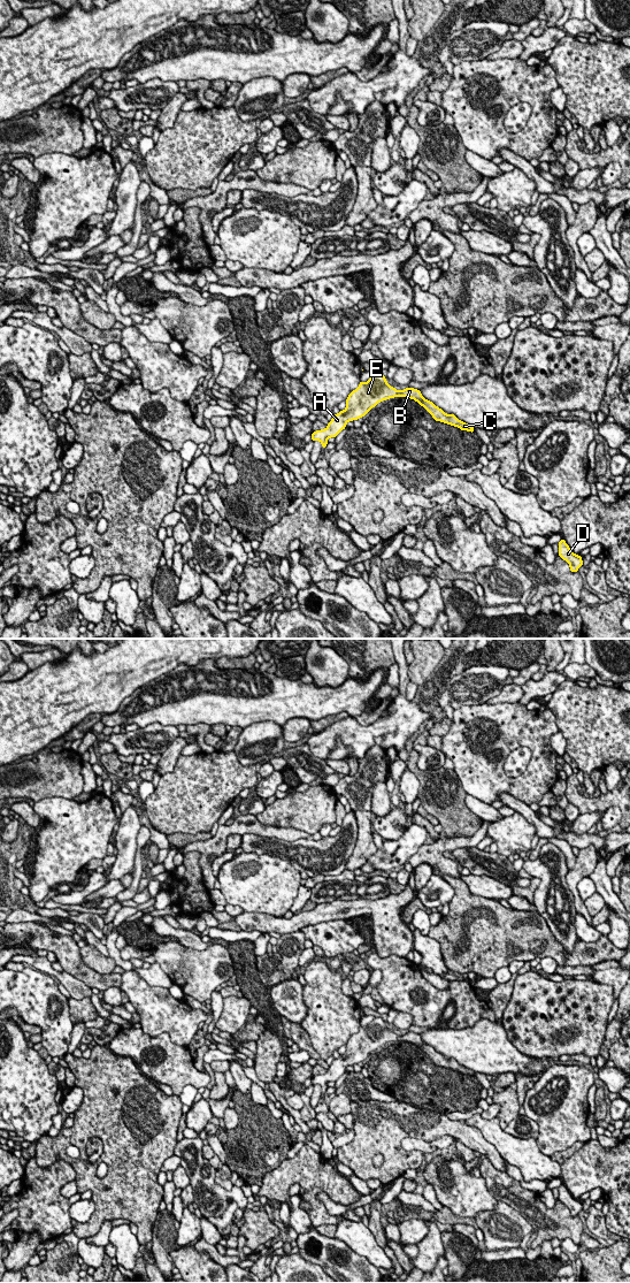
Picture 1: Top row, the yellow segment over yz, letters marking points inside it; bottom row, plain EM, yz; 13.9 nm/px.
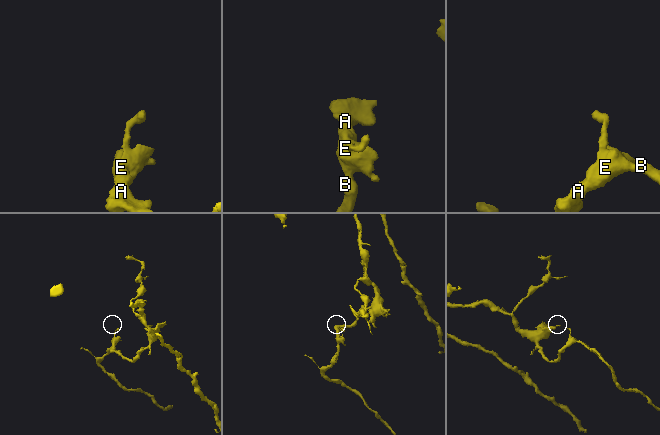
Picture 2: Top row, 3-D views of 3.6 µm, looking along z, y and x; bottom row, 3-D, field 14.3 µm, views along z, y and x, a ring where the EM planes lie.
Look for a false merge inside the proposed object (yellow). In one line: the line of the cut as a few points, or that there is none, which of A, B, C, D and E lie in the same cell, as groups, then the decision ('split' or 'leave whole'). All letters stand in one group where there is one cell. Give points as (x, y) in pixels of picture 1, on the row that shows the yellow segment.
no cut | A B C D E | leave whole

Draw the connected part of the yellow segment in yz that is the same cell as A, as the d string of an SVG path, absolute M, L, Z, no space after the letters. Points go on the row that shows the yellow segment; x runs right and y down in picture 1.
M376 373L366 383L360 381L359 388L348 395L346 408L335 414L325 429L314 432L312 434L312 441L320 441L324 449L328 444L328 440L336 437L345 429L348 421L364 417L378 403L394 397L412 398L429 411L436 421L448 423L461 430L471 432L474 434L474 427L459 420L454 414L446 414L432 402L425 399L420 390L406 388L399 391L389 385L383 374Z

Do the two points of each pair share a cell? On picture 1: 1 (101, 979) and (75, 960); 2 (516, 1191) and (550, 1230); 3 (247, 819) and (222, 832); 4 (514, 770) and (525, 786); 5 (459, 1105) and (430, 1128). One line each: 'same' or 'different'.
1: same
2: same
3: same
4: different
5: different

